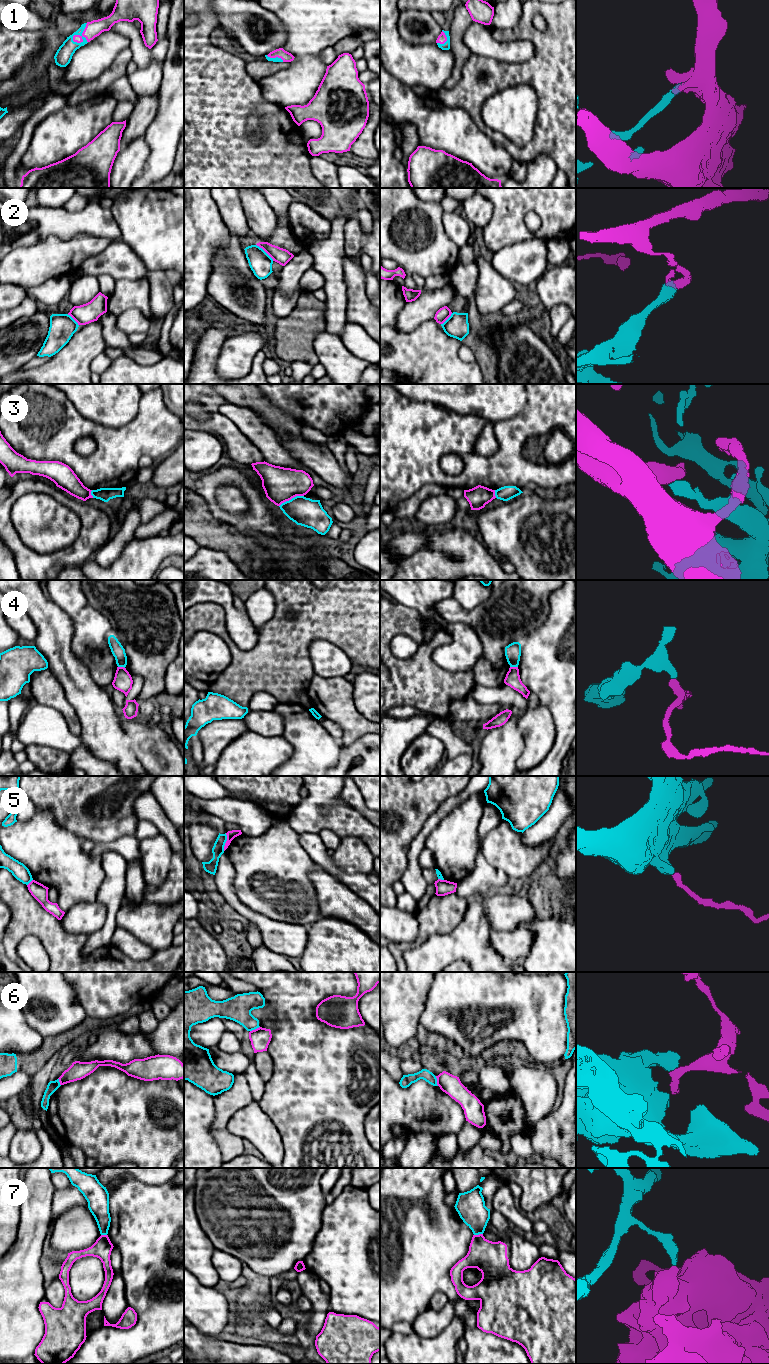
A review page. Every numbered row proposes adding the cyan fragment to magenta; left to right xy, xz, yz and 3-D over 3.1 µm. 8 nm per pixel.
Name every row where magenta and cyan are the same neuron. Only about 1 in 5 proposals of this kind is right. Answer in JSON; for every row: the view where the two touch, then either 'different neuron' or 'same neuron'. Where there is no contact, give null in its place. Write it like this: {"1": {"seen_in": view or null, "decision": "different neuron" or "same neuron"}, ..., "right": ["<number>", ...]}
{"1": {"seen_in": "xy", "decision": "same neuron"}, "2": {"seen_in": "xz", "decision": "different neuron"}, "3": {"seen_in": "xz", "decision": "different neuron"}, "4": {"seen_in": "yz", "decision": "different neuron"}, "5": {"seen_in": "xz", "decision": "different neuron"}, "6": {"seen_in": "xz", "decision": "different neuron"}, "7": {"seen_in": "yz", "decision": "different neuron"}, "right": ["1"]}

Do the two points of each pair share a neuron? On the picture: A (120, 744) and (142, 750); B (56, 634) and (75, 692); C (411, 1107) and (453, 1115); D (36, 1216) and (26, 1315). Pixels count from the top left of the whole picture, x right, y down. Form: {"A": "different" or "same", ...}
{"A": "different", "B": "same", "C": "same", "D": "same"}

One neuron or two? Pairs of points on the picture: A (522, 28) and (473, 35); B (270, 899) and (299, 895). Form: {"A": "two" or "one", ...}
{"A": "two", "B": "one"}

